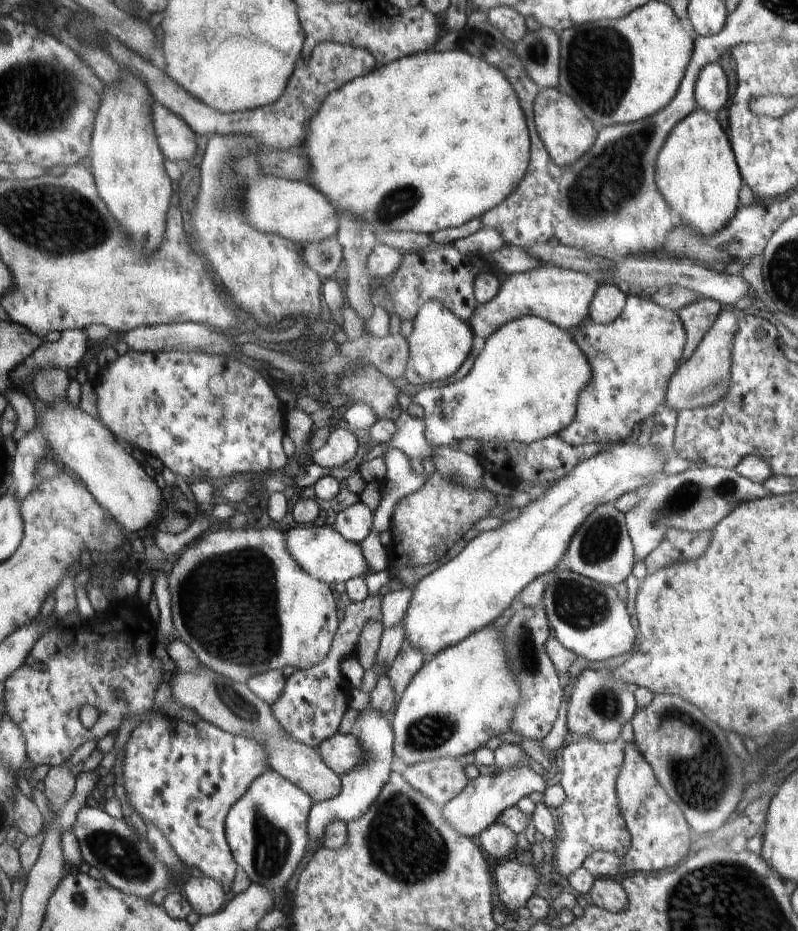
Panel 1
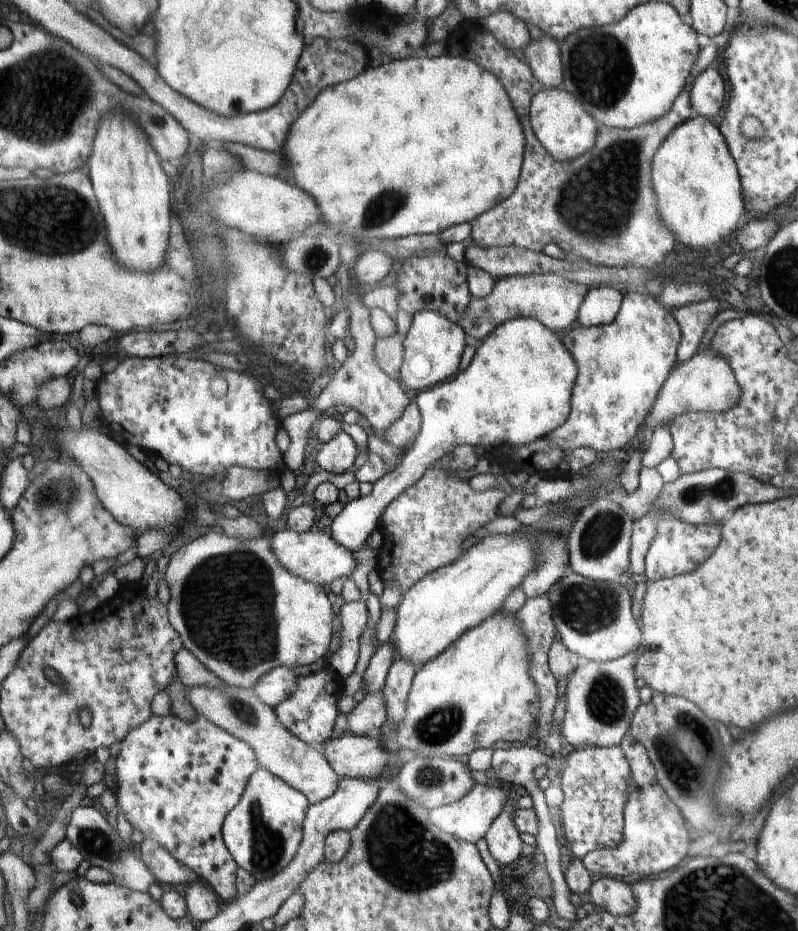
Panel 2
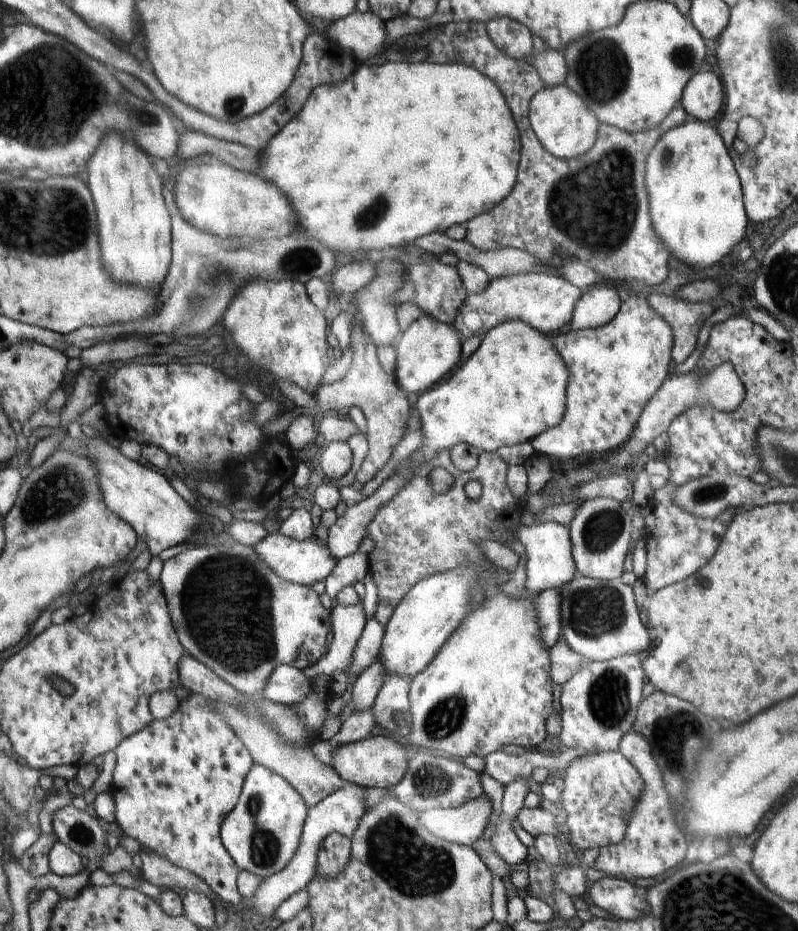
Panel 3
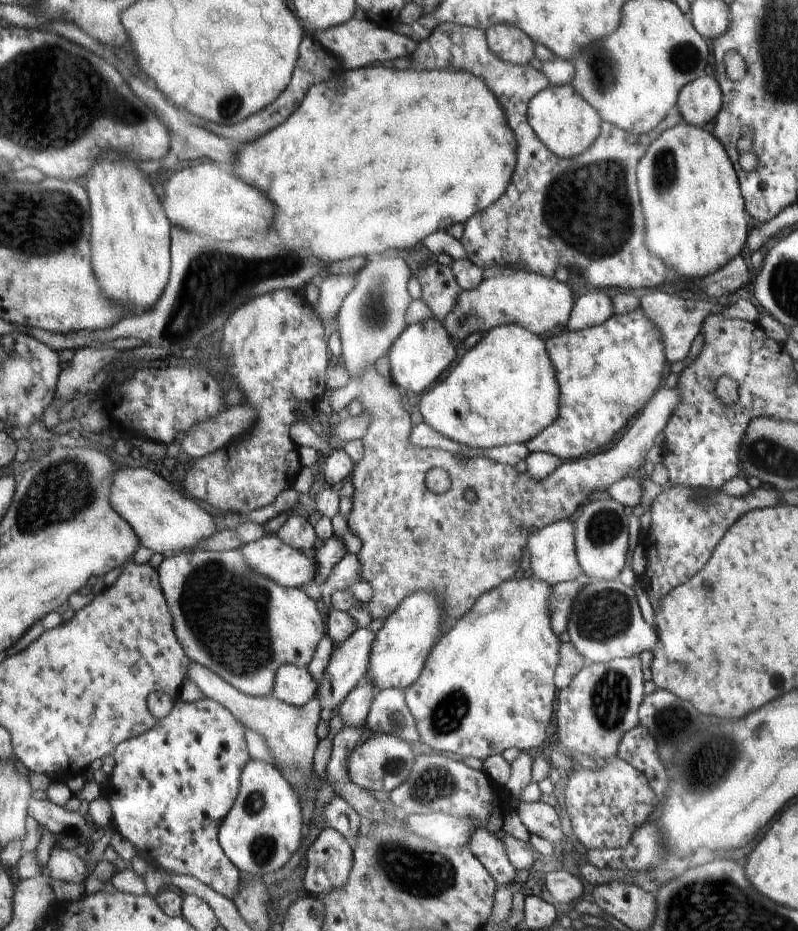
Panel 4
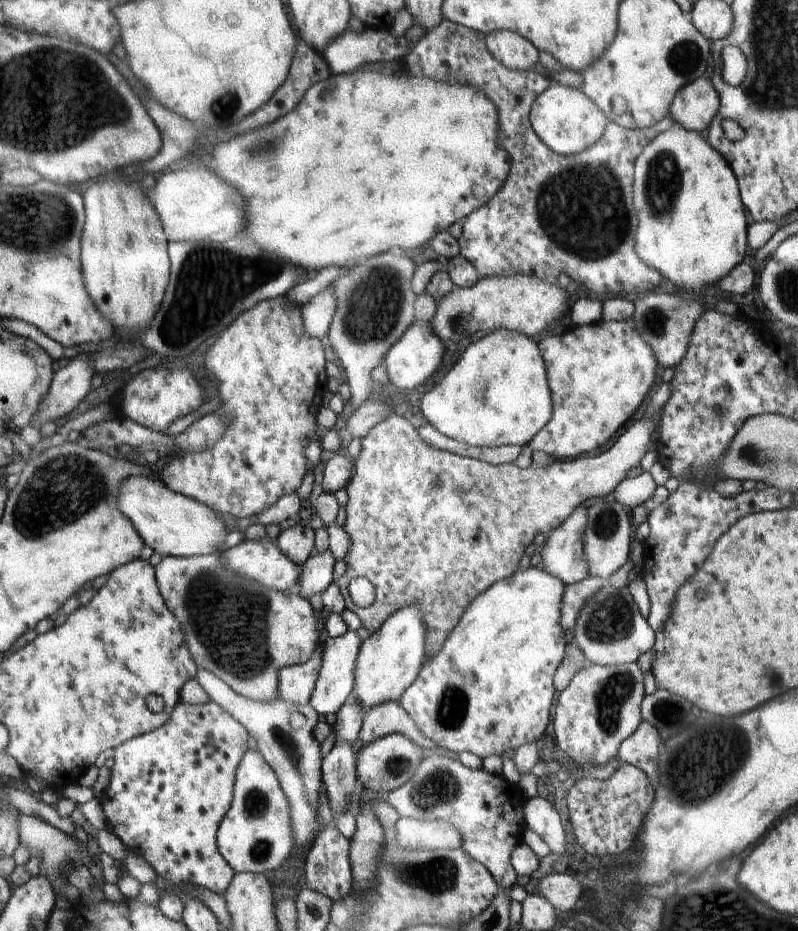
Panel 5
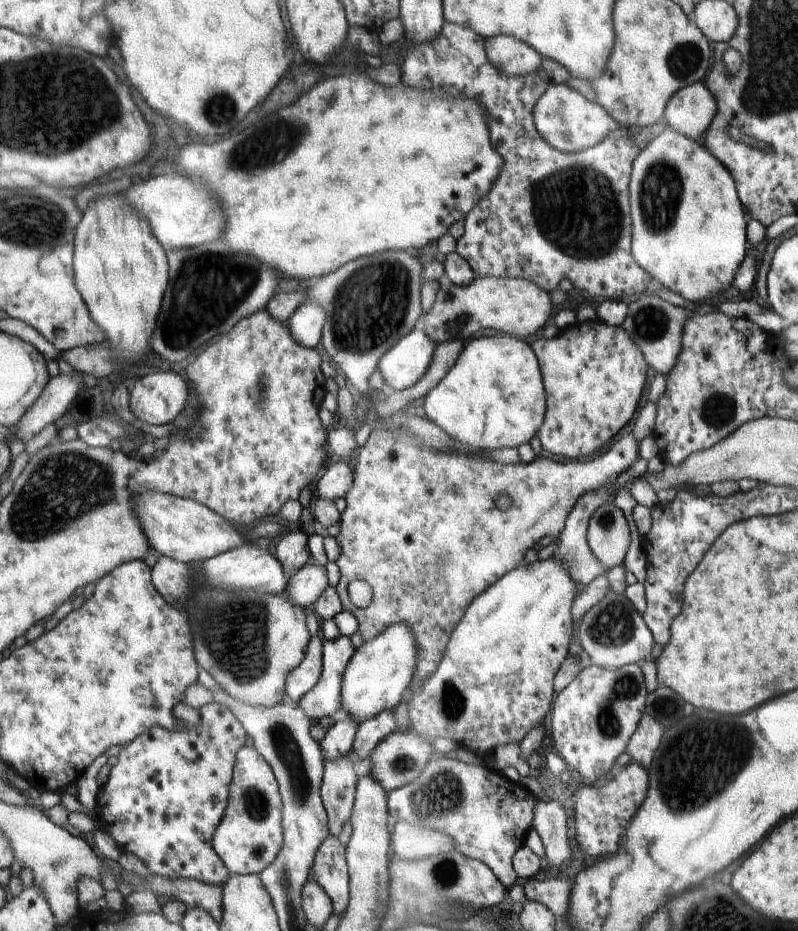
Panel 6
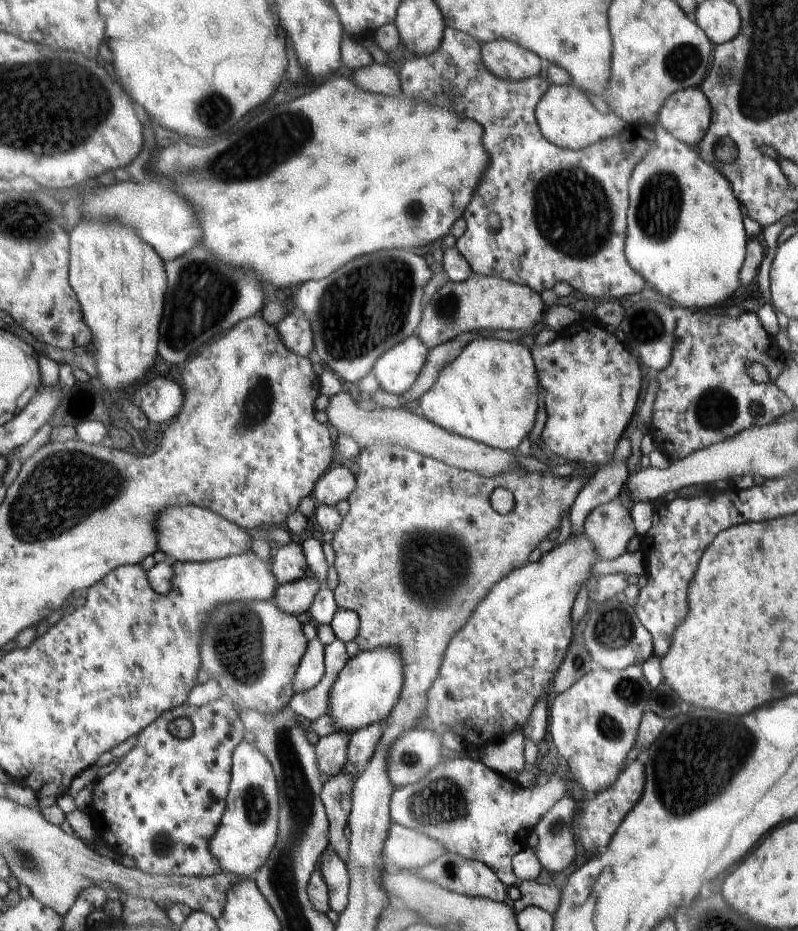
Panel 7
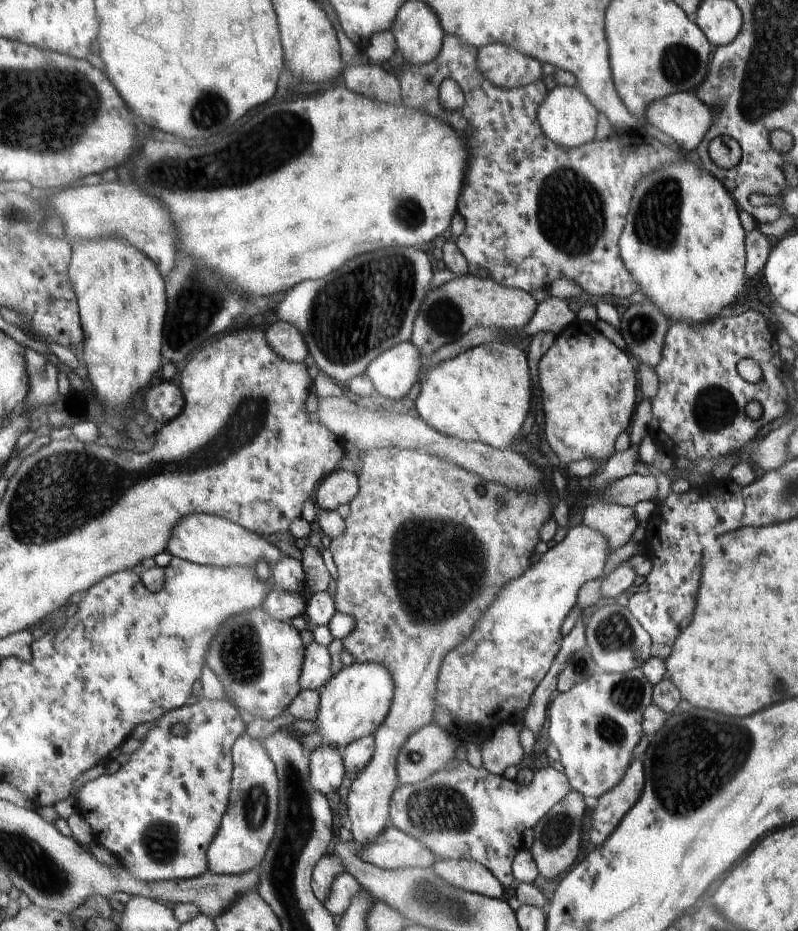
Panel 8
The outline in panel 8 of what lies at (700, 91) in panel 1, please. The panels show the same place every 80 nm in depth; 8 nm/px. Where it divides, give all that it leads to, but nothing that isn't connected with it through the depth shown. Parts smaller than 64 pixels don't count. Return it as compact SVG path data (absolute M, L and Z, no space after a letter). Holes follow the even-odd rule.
M679 92L654 101L645 114L644 125L652 125L660 132L670 135L685 153L696 150L697 146L704 140L706 133L712 128L714 110L702 102L694 92Z

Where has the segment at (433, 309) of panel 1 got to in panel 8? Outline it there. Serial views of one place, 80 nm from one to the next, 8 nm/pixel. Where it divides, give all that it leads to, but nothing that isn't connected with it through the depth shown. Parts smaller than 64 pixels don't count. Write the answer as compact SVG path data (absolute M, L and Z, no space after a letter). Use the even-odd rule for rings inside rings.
M406 341L378 356L365 370L381 401L400 400L419 380L421 358L414 343Z

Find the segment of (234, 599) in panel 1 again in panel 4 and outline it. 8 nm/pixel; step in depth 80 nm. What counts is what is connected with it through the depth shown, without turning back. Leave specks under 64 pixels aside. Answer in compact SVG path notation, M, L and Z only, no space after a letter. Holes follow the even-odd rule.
M238 549L188 551L164 557L158 569L159 585L165 592L177 638L192 663L209 668L239 691L253 697L271 696L275 674L282 665L308 667L316 644L324 636L324 622L304 588L282 587L266 578L245 561Z

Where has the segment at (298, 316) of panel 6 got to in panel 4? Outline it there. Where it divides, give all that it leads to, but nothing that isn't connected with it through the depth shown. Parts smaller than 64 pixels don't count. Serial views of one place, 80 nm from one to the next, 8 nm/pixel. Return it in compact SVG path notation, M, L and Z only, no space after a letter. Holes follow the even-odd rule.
M325 276L321 283L318 283L318 300L312 303L317 317L325 323L326 336L336 333L336 317L344 297L354 286L354 277L348 276Z

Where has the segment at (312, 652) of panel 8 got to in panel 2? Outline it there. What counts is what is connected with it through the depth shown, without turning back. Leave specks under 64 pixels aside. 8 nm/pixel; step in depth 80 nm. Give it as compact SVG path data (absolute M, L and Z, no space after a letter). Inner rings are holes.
M286 665L265 674L252 690L268 706L274 708L279 702L289 699L297 689L297 675Z

